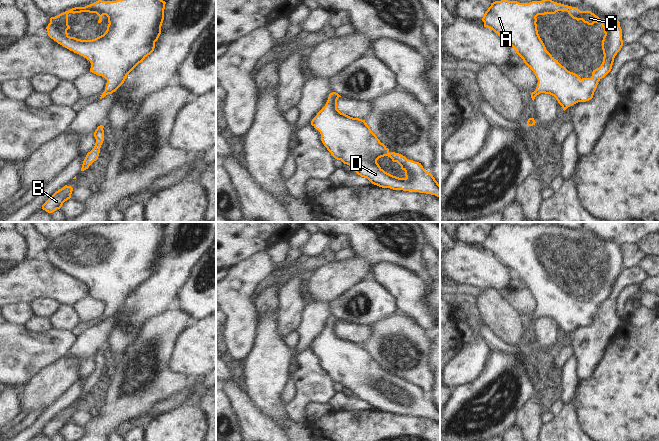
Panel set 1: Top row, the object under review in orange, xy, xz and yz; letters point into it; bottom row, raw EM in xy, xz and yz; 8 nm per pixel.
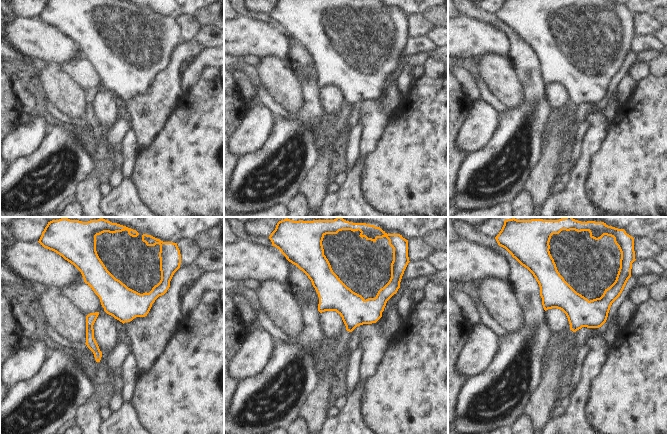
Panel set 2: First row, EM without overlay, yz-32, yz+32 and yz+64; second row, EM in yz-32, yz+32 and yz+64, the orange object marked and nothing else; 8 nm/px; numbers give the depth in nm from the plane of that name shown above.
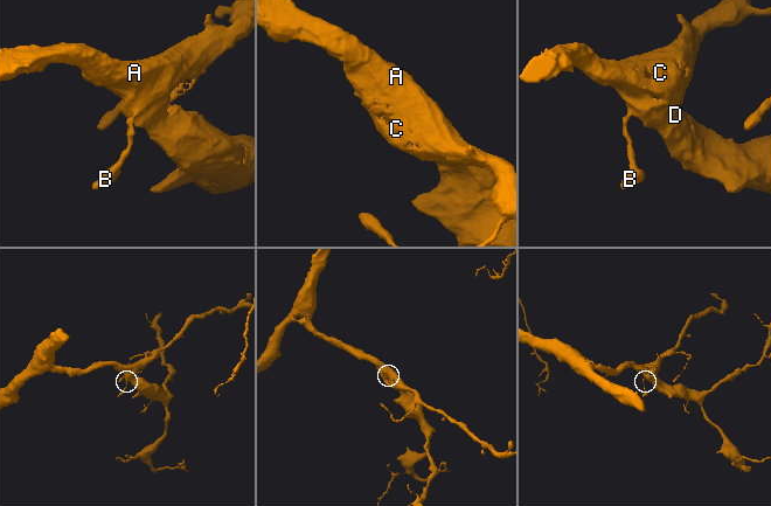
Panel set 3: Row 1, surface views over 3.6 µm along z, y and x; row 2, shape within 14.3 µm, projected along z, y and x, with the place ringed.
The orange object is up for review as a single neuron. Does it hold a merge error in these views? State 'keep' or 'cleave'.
keep

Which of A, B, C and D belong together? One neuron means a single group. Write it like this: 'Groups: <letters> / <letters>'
Groups: A B C D

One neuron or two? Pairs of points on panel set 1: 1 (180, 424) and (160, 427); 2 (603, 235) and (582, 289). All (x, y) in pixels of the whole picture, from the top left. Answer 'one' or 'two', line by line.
1: one
2: two

